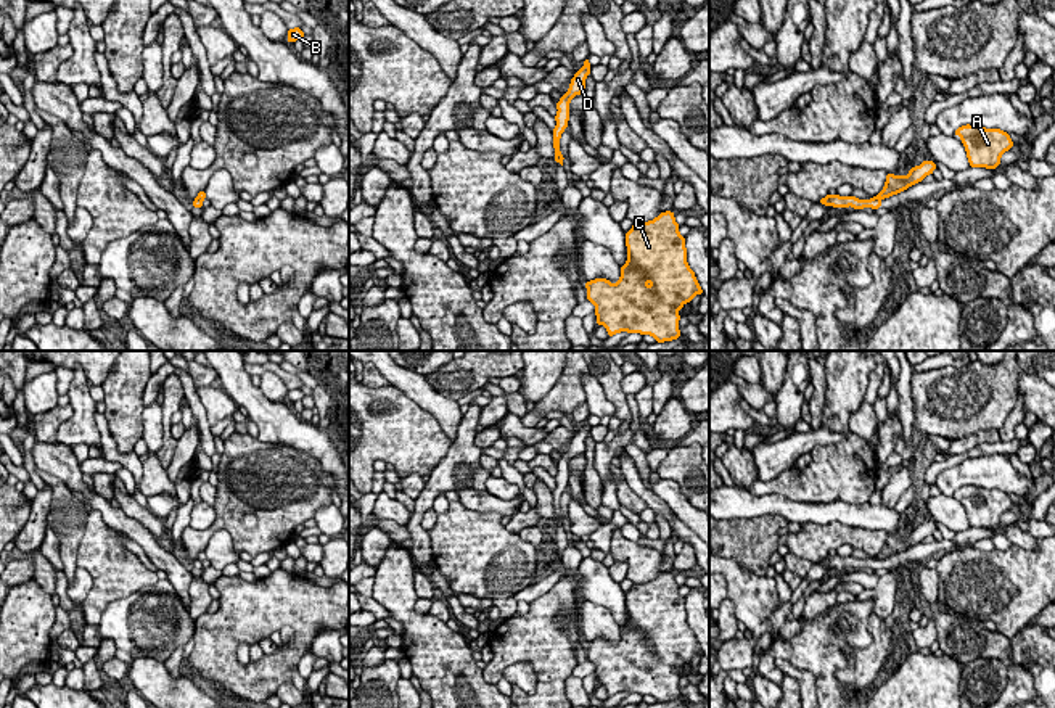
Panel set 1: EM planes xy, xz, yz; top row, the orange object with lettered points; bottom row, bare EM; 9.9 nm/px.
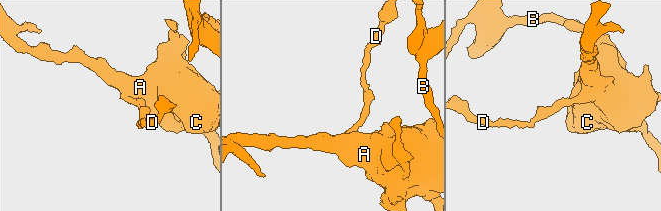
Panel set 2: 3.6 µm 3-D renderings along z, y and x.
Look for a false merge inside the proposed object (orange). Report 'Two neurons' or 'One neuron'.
Two neurons

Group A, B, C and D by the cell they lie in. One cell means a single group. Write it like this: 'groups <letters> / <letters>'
groups A C / B D

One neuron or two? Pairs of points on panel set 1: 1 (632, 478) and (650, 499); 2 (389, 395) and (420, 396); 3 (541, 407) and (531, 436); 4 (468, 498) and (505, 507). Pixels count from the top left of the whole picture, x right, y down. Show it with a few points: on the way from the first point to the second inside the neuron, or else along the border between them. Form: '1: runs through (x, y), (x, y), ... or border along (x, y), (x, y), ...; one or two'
1: runs through (636, 483), (645, 494); one
2: border along (391, 385), (436, 419); two
3: border along (521, 420), (534, 427); two
4: runs through (478, 501), (496, 504); one

